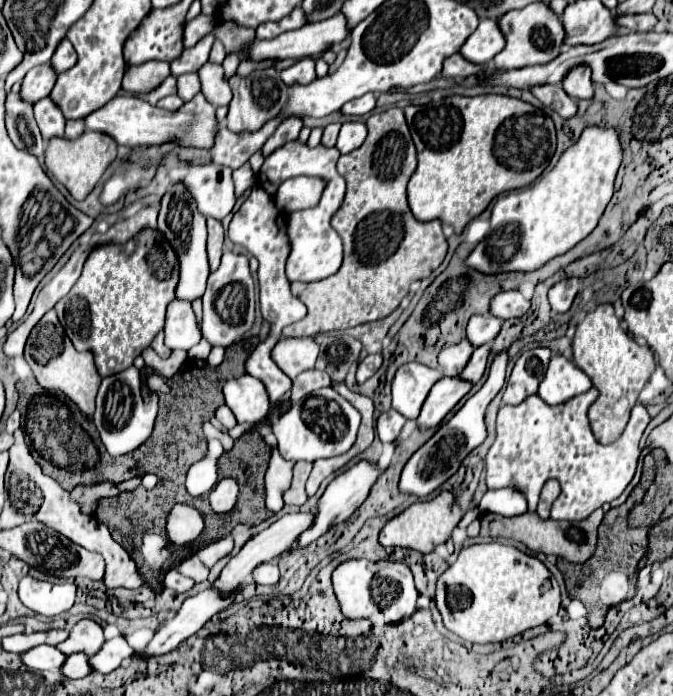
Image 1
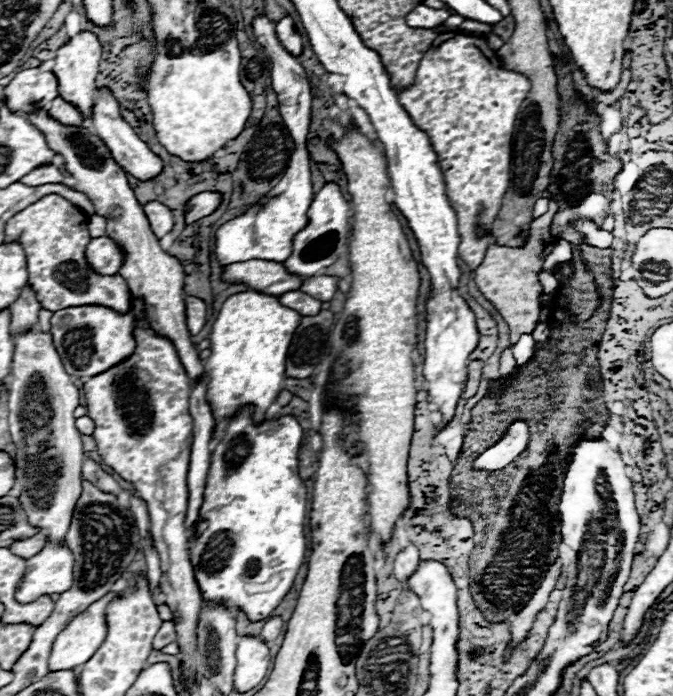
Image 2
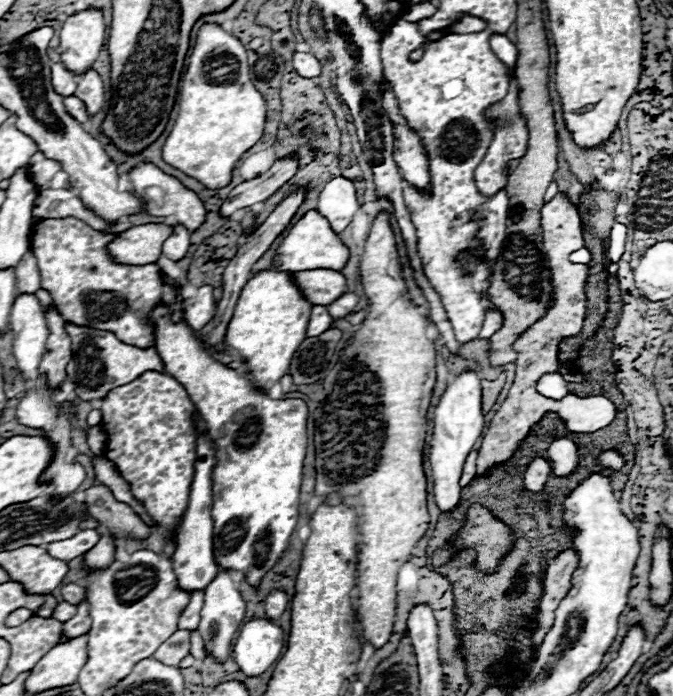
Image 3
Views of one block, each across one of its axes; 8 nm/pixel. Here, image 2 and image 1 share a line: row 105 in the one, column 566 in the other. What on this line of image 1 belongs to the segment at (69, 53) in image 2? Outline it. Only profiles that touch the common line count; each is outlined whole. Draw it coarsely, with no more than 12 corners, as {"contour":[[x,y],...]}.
{"contour":[[588,64],[574,66],[562,88],[574,100],[592,98]]}

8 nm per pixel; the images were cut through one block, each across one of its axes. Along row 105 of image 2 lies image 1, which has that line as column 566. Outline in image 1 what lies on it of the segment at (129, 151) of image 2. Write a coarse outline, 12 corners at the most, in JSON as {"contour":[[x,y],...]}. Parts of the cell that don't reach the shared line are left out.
{"contour":[[560,84],[532,86],[530,92],[562,118],[576,114],[576,102]]}

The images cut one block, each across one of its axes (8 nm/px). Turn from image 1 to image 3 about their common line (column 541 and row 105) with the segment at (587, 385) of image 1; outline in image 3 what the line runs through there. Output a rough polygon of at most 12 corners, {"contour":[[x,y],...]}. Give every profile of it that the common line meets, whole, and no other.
{"contour":[[384,84],[384,110],[396,124],[396,164],[406,182],[426,188],[428,158],[414,130],[398,114],[392,86]]}

